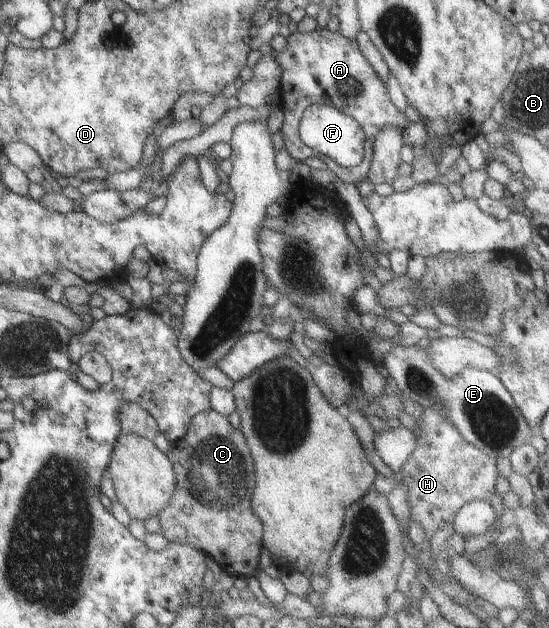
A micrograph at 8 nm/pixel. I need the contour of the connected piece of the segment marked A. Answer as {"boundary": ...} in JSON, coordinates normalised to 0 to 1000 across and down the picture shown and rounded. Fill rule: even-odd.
{"boundary":[[[576,43],[566,51],[528,53],[523,75],[508,84],[497,84],[497,94],[508,107],[510,143],[508,172],[515,182],[515,193],[506,209],[519,237],[519,244],[537,256],[548,258],[559,250],[576,250],[594,261],[596,269],[628,291],[648,291],[665,285],[678,248],[681,218],[698,202],[727,202],[734,207],[747,199],[734,177],[727,177],[709,158],[703,135],[665,92],[654,84],[647,65],[628,62],[616,49],[603,51],[596,45]],[[588,166],[608,170],[614,177],[634,183],[654,197],[663,212],[663,240],[658,256],[645,264],[621,266],[607,260],[597,250],[563,237],[541,218],[545,186],[556,167]]]}

